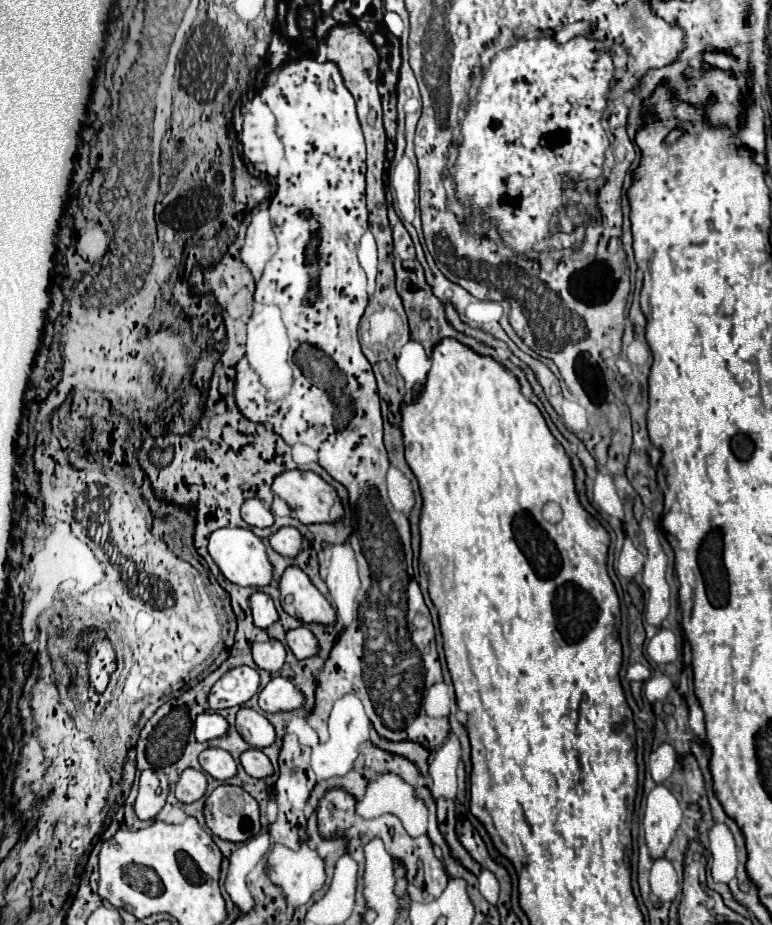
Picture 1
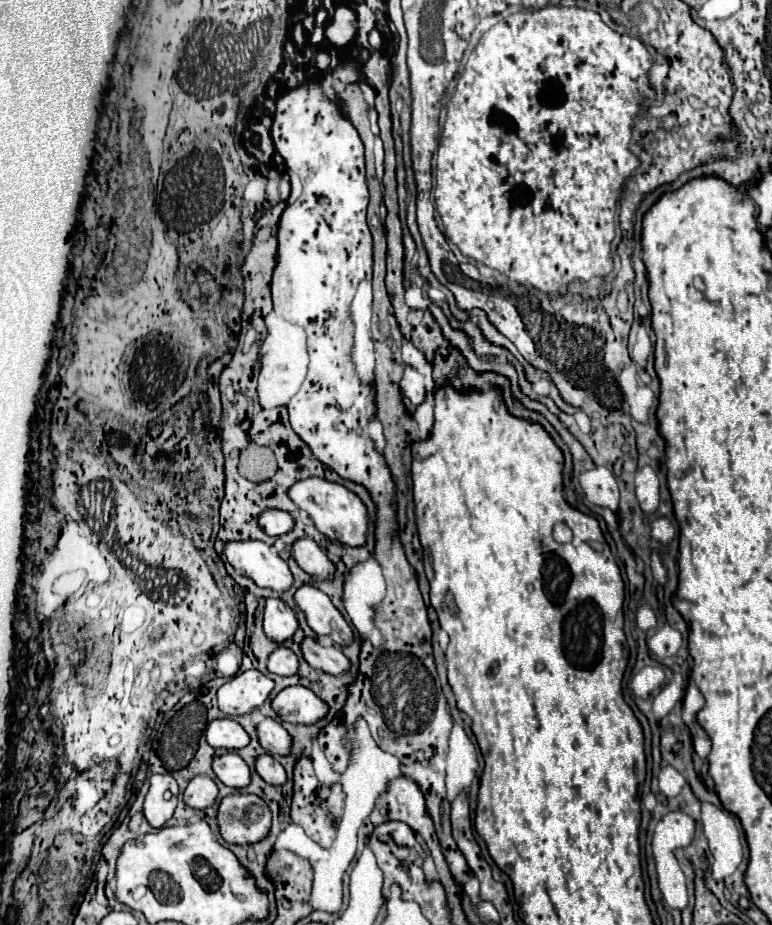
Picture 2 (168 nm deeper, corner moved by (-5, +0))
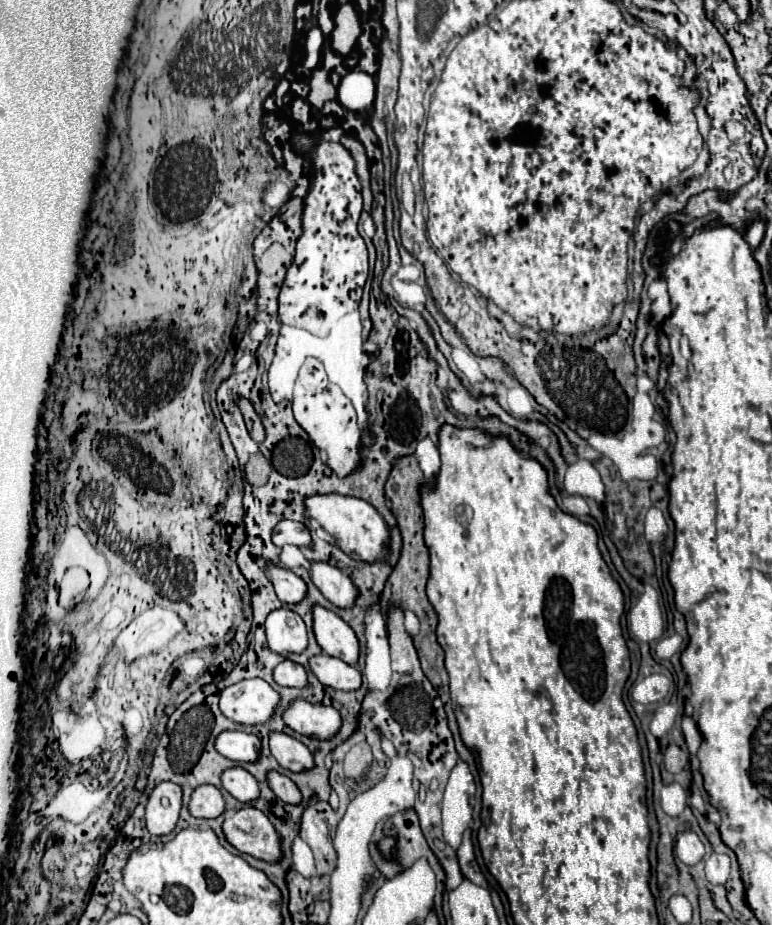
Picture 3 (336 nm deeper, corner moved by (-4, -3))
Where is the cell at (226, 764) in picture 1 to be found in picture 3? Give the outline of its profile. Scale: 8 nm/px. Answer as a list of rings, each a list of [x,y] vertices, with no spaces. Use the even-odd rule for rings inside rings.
[[[241,765],[225,769],[221,775],[221,783],[229,791],[229,795],[233,795],[241,803],[251,803],[253,799],[259,797],[257,779]]]

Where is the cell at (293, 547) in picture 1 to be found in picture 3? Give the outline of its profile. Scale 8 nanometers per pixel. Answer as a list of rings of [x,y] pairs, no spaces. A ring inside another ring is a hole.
[[[311,561],[309,575],[315,587],[337,607],[351,607],[355,603],[357,589],[341,569],[331,567],[325,561]]]

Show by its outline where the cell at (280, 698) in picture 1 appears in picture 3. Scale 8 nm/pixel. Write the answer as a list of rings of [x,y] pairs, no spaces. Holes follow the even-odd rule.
[[[293,699],[283,713],[283,721],[295,733],[315,739],[329,739],[341,727],[341,715],[337,709],[321,703],[309,703],[305,699]]]

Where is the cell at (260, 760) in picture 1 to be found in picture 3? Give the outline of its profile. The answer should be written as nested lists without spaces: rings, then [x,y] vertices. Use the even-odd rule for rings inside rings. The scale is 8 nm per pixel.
[[[269,771],[267,773],[267,783],[283,803],[293,803],[295,805],[295,803],[301,801],[301,793],[295,787],[295,783],[289,777],[281,775],[279,771]]]

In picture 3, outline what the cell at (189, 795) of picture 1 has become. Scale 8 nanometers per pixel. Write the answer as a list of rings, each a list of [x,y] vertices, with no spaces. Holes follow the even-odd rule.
[[[201,785],[191,793],[189,813],[193,817],[213,819],[219,817],[223,811],[225,811],[225,801],[221,791],[215,785]]]

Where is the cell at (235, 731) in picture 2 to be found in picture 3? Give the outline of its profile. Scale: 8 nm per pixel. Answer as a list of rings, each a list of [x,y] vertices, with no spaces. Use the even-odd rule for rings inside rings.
[[[223,731],[215,739],[215,749],[233,761],[241,763],[253,763],[259,757],[261,741],[257,735],[245,733],[245,731]]]

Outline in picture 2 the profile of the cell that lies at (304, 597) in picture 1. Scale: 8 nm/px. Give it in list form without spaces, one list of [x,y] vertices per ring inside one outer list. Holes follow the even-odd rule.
[[[304,584],[296,592],[296,604],[306,614],[308,626],[316,632],[316,636],[328,636],[336,646],[352,644],[354,632],[350,624],[322,590]]]

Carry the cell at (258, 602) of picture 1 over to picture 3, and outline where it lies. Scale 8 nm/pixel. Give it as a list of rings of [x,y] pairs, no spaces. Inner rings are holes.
[[[275,609],[269,613],[265,621],[267,643],[269,649],[287,655],[287,653],[303,653],[307,649],[307,631],[303,619],[291,609]]]

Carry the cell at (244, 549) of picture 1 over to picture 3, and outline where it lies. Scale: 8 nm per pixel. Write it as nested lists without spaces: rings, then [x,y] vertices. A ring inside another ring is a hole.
[[[267,563],[265,573],[267,573],[269,581],[273,583],[279,601],[283,601],[283,603],[299,603],[305,597],[307,585],[293,571],[283,569],[279,565],[273,565],[273,563]]]

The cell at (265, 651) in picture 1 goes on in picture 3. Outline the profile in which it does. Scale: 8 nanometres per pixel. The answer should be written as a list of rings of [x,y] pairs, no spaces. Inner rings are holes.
[[[283,659],[275,667],[273,679],[277,681],[277,685],[283,685],[283,687],[305,687],[307,685],[305,669],[299,663],[293,663],[291,659]]]

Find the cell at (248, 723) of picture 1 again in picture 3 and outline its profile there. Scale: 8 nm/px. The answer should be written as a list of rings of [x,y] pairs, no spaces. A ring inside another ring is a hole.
[[[269,733],[269,749],[283,769],[305,771],[313,767],[313,755],[309,753],[309,749],[291,735]]]

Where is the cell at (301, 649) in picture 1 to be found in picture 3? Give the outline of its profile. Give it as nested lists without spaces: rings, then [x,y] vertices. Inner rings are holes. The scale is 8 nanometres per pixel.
[[[319,653],[309,659],[309,667],[313,675],[333,689],[341,691],[353,691],[361,687],[361,673],[355,665],[349,665],[337,657],[331,657],[327,653]]]

